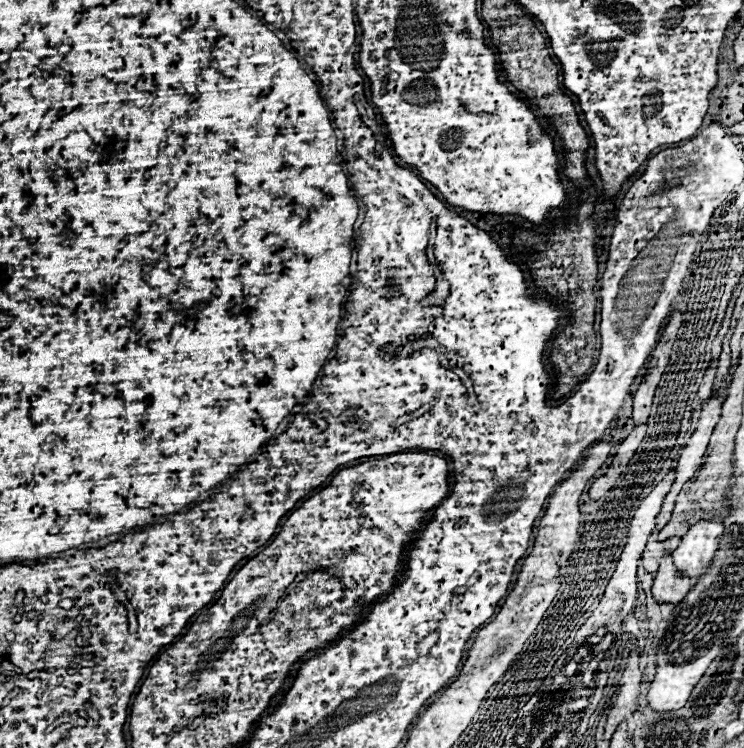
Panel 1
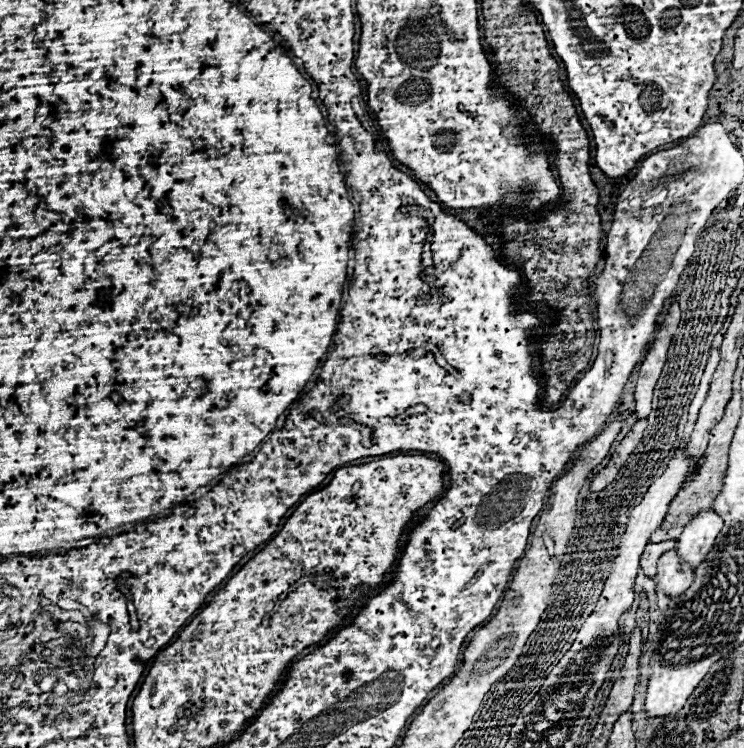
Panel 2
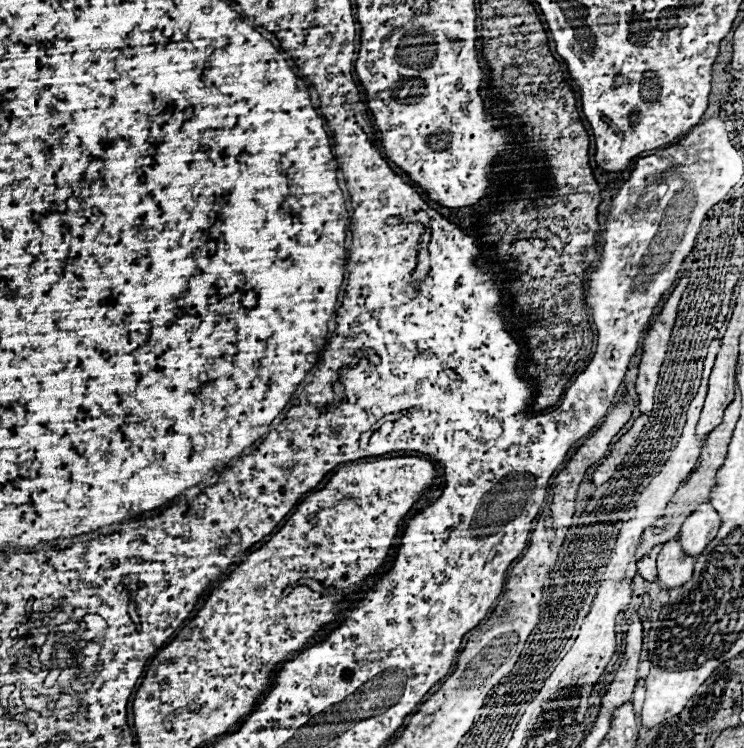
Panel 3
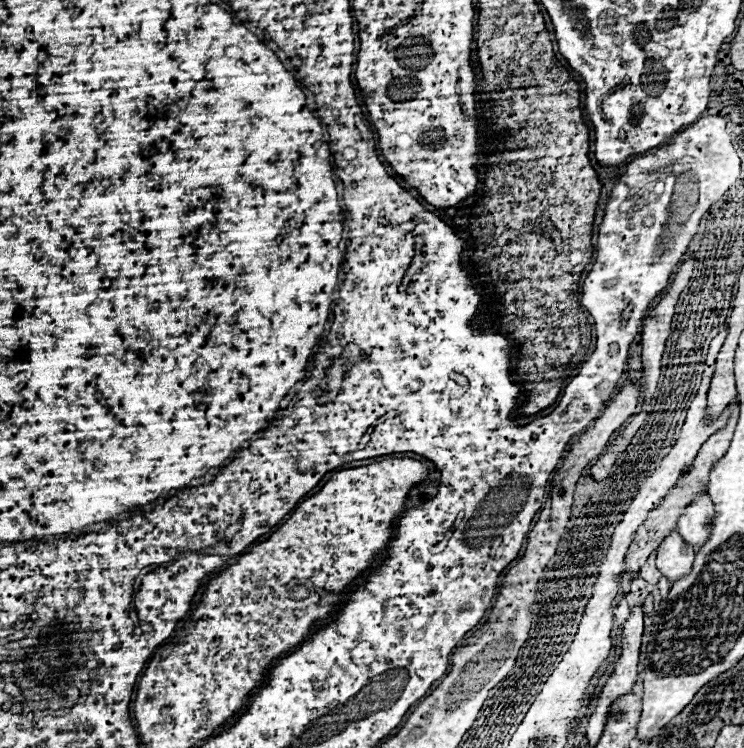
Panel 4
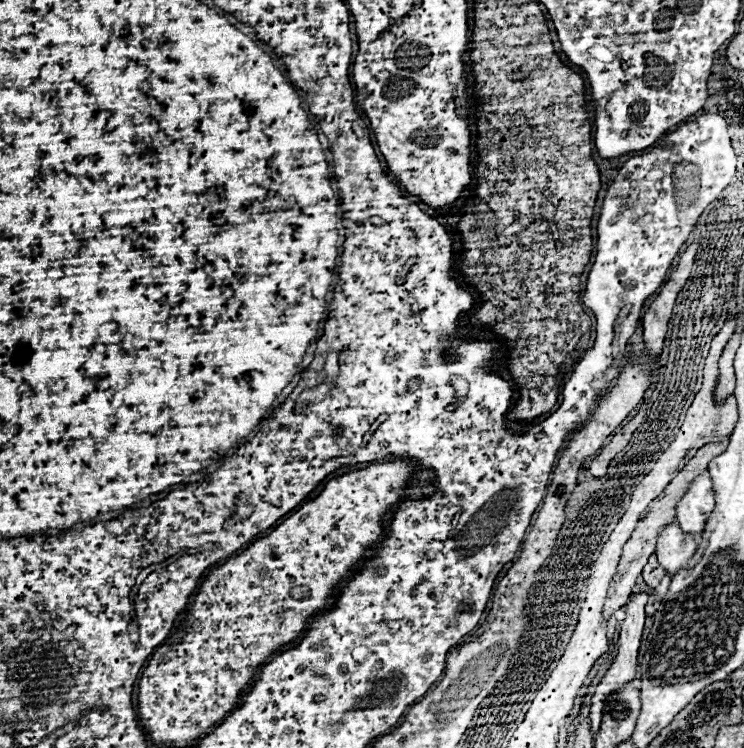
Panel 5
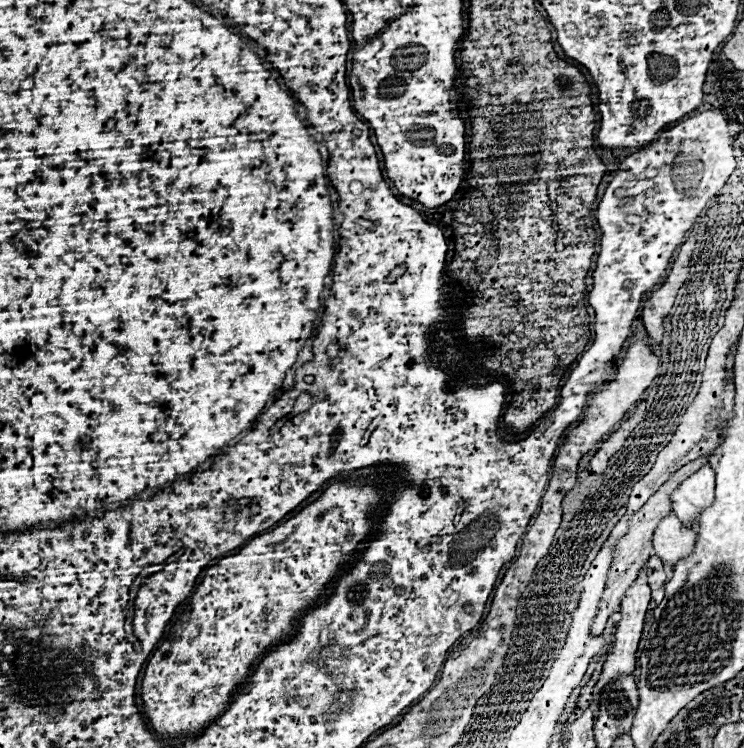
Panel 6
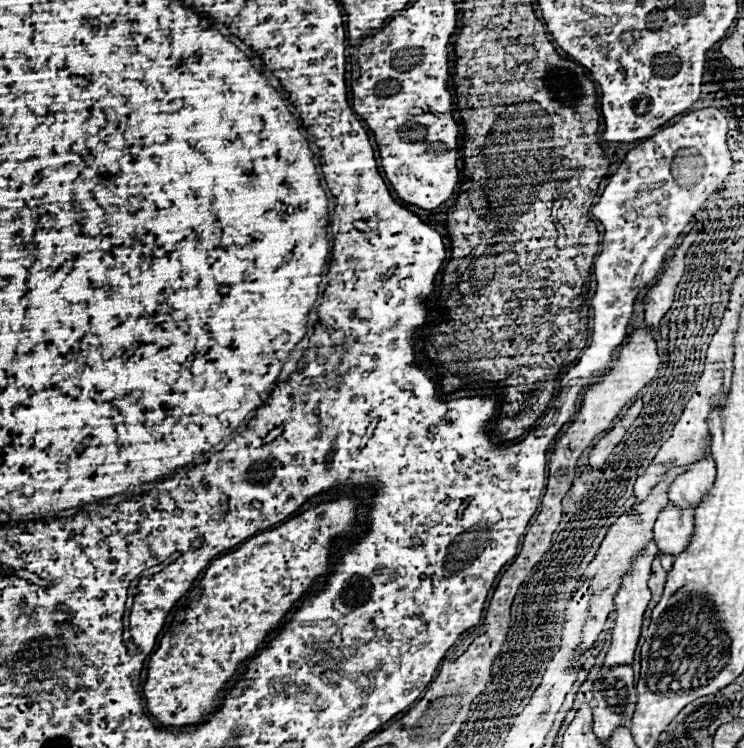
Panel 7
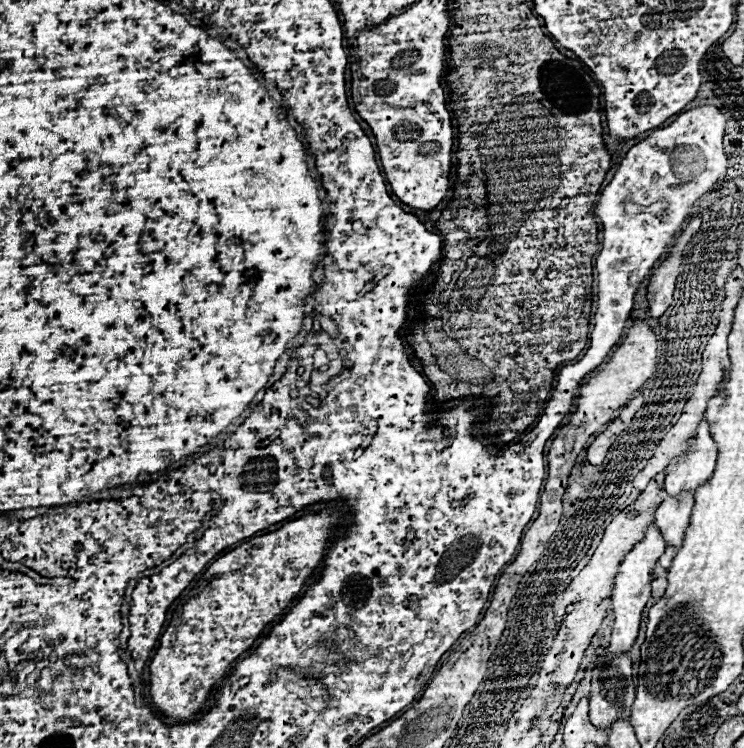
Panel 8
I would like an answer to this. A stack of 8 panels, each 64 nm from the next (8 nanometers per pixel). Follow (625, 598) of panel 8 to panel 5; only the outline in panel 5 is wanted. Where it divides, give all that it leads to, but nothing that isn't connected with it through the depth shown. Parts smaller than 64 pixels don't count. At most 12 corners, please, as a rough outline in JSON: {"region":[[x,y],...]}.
{"region":[[648,592],[632,594],[620,622],[618,654],[592,696],[598,732],[608,694],[634,680]]}

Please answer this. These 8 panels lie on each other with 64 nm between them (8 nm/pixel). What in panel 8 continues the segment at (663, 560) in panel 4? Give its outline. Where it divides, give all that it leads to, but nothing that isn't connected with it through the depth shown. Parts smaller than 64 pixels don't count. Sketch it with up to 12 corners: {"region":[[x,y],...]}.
{"region":[[694,494],[666,496],[656,526],[666,544],[680,546]]}

